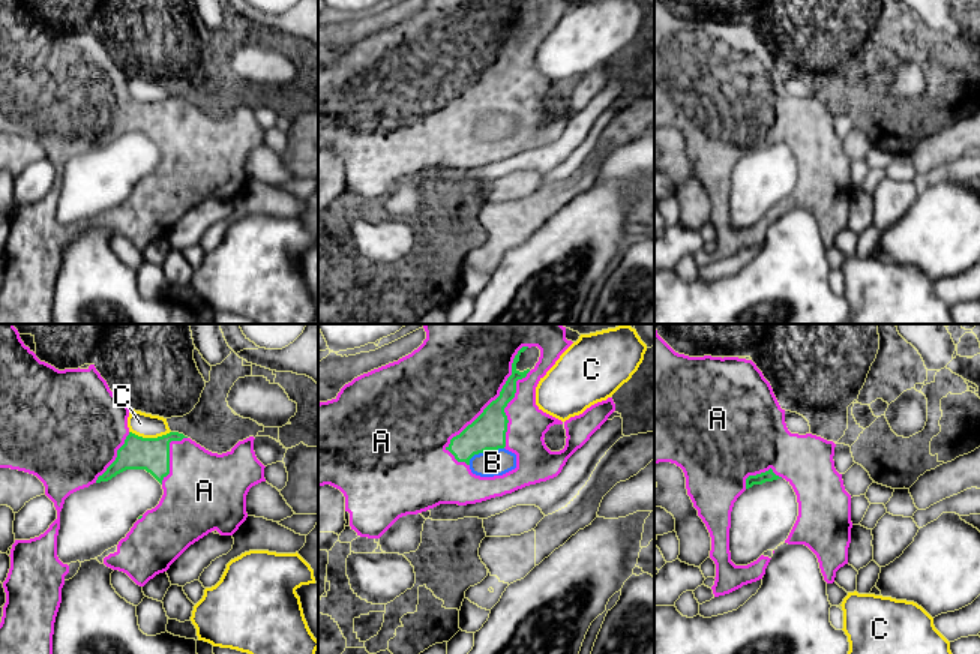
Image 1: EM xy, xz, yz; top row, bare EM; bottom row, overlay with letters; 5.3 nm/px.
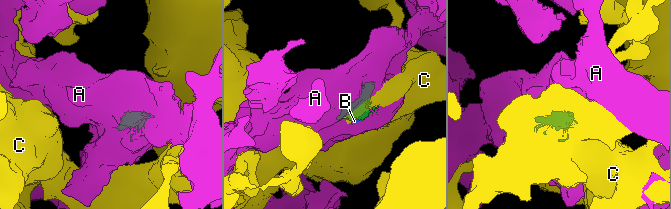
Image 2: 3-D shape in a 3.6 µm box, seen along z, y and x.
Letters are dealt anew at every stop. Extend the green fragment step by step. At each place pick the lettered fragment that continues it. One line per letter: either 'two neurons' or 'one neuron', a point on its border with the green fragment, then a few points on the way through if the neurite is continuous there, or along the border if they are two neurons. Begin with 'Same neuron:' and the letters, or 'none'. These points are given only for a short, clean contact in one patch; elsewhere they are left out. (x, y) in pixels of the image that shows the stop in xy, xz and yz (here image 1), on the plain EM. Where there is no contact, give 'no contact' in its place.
Same neuron: A
A: one neuron | xz (490, 68)
B: two neurons | xz (483, 114) | along xz (503, 111), (479, 116), (468, 128)
C: two neurons | xy (150, 102)

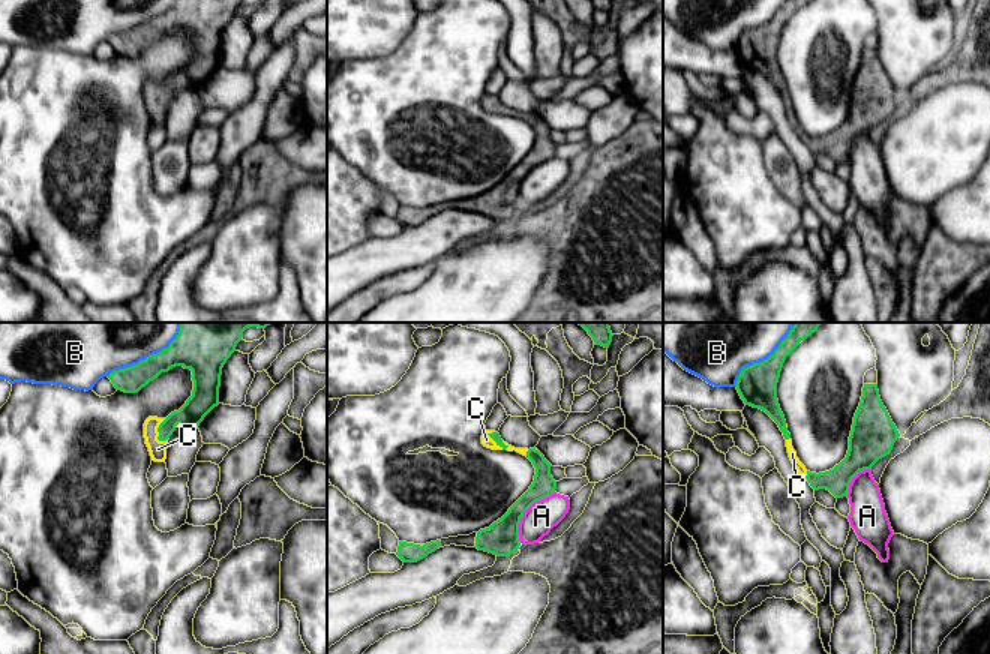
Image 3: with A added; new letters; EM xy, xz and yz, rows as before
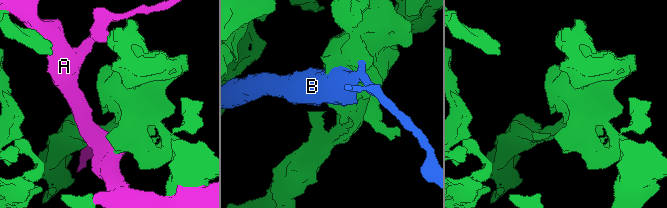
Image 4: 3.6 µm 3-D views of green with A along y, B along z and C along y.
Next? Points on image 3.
Same neuron: C
A: two neurons | xz (525, 174)
B: two neurons | xy (141, 24)
C: one neuron | xz (498, 108)

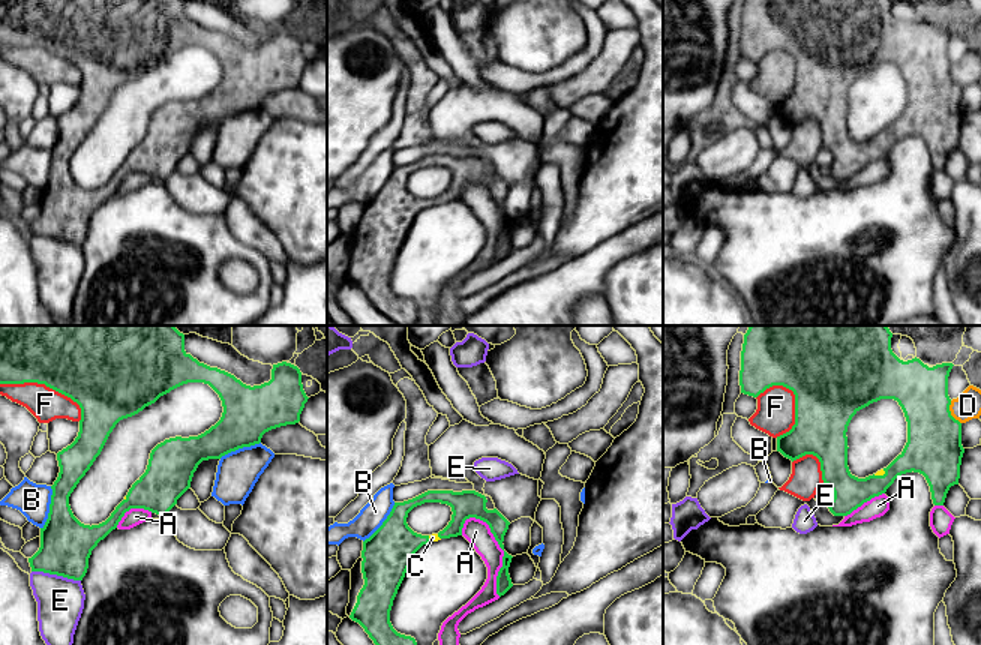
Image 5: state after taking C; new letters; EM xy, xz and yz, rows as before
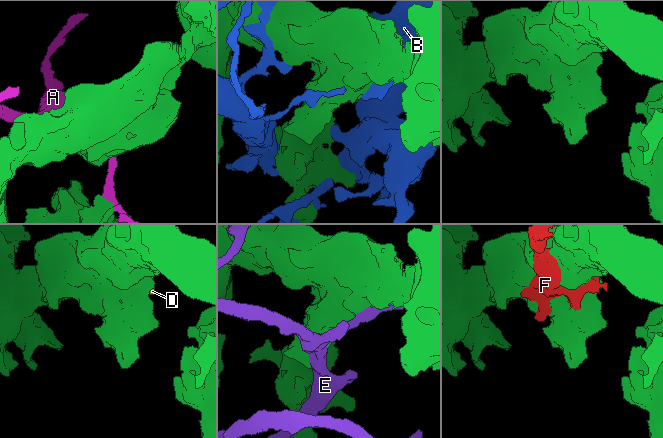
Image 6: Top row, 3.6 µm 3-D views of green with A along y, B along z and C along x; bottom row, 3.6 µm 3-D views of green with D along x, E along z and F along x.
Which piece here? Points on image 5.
Same neuron: C
A: two neurons | xz (504, 216)
B: two neurons | xy (50, 171)
C: one neuron | yz (879, 140) | across yz (920, 119), (887, 140), (879, 140), (879, 137)
D: two neurons | yz (950, 77)
E: two neurons | xy (56, 237)
F: two neurons | xy (47, 50)

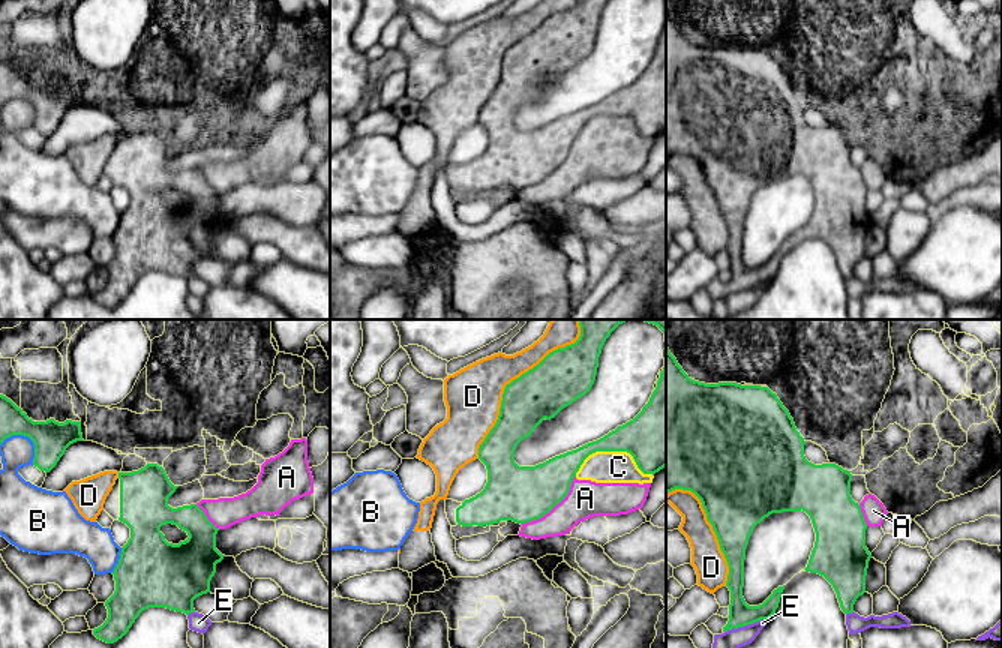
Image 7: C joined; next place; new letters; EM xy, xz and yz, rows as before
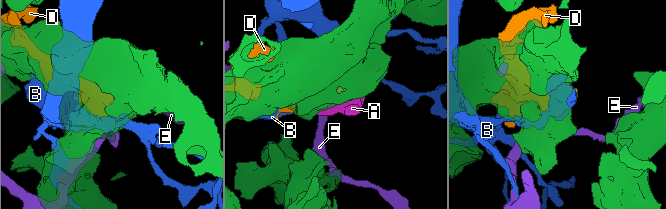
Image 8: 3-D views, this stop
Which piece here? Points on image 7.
Same neuron: none
A: two neurons | xz (552, 171)
B: two neurons | xy (27, 99)
C: two neurons | xz (615, 114)
D: two neurons | xz (507, 48)
E: two neurons | yz (746, 288)

